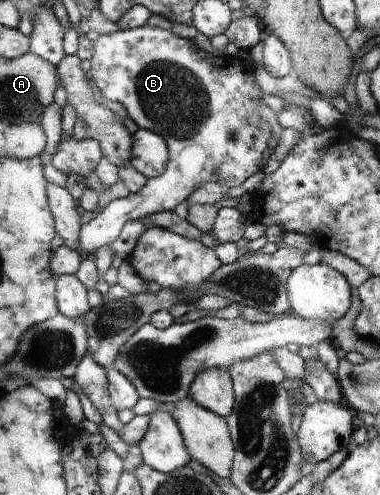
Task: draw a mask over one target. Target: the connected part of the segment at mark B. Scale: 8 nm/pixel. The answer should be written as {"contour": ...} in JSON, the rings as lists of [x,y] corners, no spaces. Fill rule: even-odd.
{"contour":[[[143,25],[140,27],[135,27],[132,29],[127,29],[125,31],[109,31],[104,35],[99,35],[97,40],[93,42],[94,53],[90,60],[92,69],[90,73],[92,74],[92,79],[95,82],[95,86],[99,88],[99,92],[108,101],[118,102],[127,111],[128,117],[137,124],[140,129],[147,129],[148,131],[153,131],[162,137],[168,145],[168,152],[171,154],[171,158],[168,160],[167,170],[160,174],[158,177],[148,179],[145,186],[140,192],[131,193],[128,197],[114,199],[105,208],[97,211],[97,216],[90,221],[87,221],[79,231],[77,250],[79,254],[83,257],[93,256],[95,250],[100,249],[104,245],[110,245],[115,242],[116,238],[123,230],[124,224],[128,222],[129,219],[144,219],[151,214],[161,211],[174,211],[175,207],[187,200],[188,196],[192,194],[193,191],[197,190],[203,183],[216,182],[220,185],[224,185],[227,189],[232,186],[239,186],[247,182],[249,178],[257,173],[257,170],[261,170],[261,160],[263,160],[263,152],[266,152],[267,142],[269,142],[269,136],[271,136],[271,130],[267,124],[259,124],[259,102],[261,102],[261,88],[257,86],[255,81],[255,75],[253,69],[239,69],[235,68],[230,70],[229,58],[217,56],[215,52],[208,53],[205,50],[197,47],[194,39],[186,39],[181,36],[176,35],[169,29],[162,29],[160,27],[152,27],[150,25]]]}

